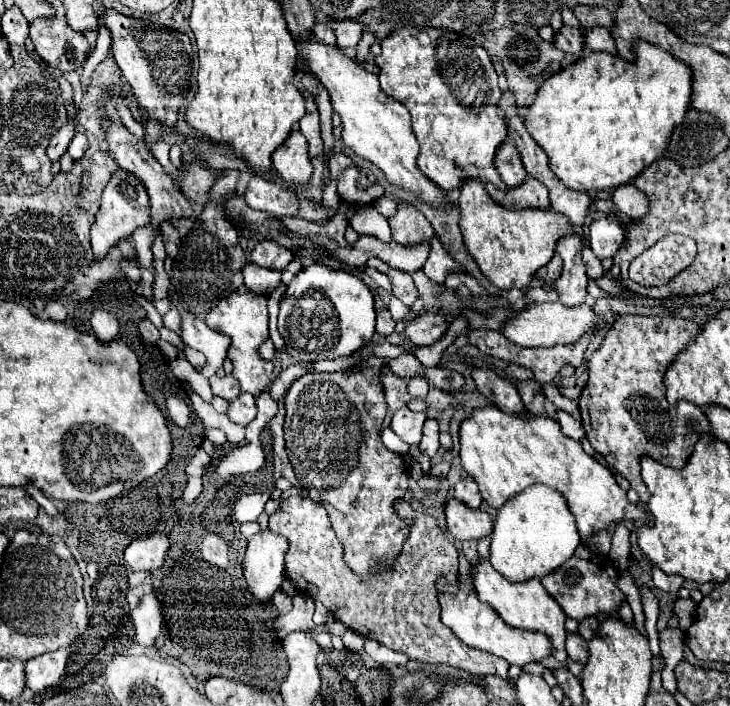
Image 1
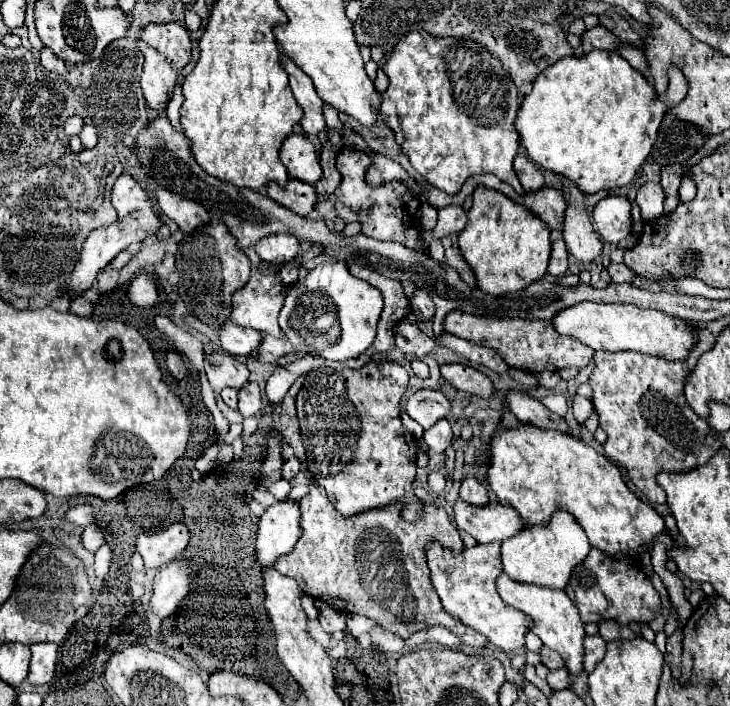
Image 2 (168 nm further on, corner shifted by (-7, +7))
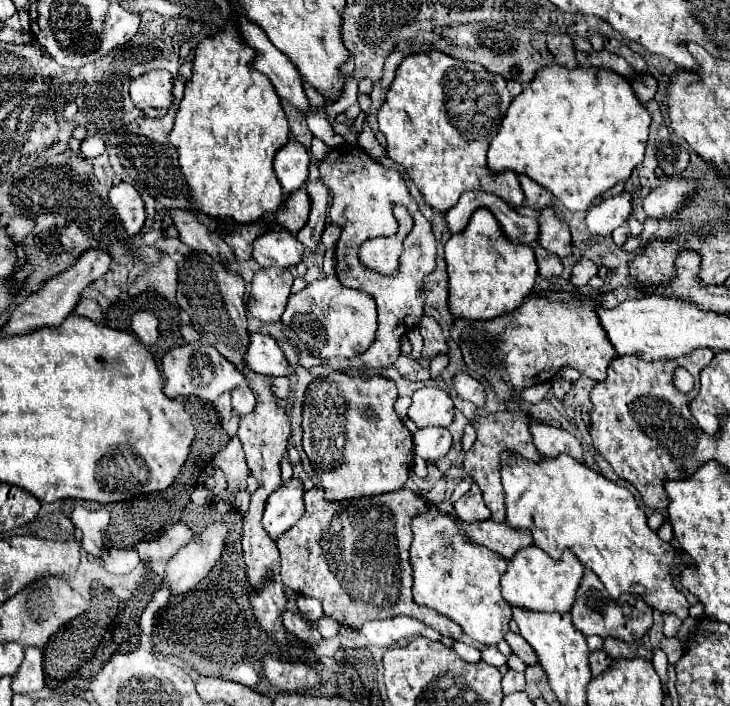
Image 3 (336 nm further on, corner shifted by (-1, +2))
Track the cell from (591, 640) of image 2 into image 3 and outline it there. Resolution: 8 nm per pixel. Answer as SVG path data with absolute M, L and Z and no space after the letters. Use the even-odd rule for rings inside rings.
M598 650L598 652L592 652L590 654L590 670L592 670L592 676L600 676L602 672L606 672L612 664L612 658L608 662L608 656L604 650Z

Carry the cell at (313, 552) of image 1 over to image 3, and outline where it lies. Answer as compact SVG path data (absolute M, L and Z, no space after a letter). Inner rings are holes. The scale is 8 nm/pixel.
M314 486L304 494L306 512L294 524L280 540L276 540L280 558L282 558L282 582L284 586L290 586L294 592L312 596L322 602L324 614L338 620L340 624L348 628L360 628L364 622L370 620L384 620L392 616L412 616L420 622L432 626L442 636L458 638L464 634L448 617L430 610L426 606L420 606L412 598L412 566L408 558L408 550L412 544L412 530L410 522L418 512L426 510L426 500L412 492L410 488L400 488L396 492L386 492L380 496L364 496L360 500L338 500L330 502L324 500L322 488Z

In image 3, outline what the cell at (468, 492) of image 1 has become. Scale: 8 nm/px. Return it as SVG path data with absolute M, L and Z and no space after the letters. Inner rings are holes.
M472 484L470 492L466 492L460 500L454 502L454 510L456 510L456 516L460 516L462 522L478 522L478 520L482 522L482 520L490 518L488 506L484 504L482 492L476 484Z

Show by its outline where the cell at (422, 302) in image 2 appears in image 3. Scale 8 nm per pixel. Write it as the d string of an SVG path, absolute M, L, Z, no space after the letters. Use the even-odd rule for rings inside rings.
M422 316L418 322L418 328L420 328L420 334L424 338L424 348L422 348L424 360L432 360L438 354L448 354L448 342L442 334L442 328L438 326L438 322L434 318Z

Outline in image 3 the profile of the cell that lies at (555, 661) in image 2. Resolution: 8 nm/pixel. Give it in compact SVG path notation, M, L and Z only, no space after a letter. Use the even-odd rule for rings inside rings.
M508 632L508 636L504 636L504 640L508 642L508 646L512 648L512 652L514 652L524 664L528 664L528 666L536 664L536 654L534 654L534 650L528 646L528 642L526 642L520 634Z

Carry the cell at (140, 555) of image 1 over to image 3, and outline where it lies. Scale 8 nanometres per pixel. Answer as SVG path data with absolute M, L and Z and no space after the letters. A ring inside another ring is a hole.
M186 522L172 524L172 534L168 536L168 528L154 540L142 540L132 544L138 550L140 560L158 576L164 576L164 564L194 536Z

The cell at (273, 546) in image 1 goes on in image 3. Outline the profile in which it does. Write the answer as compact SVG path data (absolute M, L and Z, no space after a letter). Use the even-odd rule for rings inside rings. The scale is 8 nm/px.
M290 478L282 482L282 486L272 492L264 506L262 524L266 532L276 540L286 530L290 530L304 514L304 486L302 480Z

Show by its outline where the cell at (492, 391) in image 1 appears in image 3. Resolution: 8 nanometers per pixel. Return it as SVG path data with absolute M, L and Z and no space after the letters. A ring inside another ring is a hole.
M536 420L530 424L530 432L534 436L534 444L538 448L538 452L544 458L556 458L560 454L568 454L574 460L584 464L584 456L582 456L582 446L580 442L566 430L562 428L554 428L550 424L536 424Z

